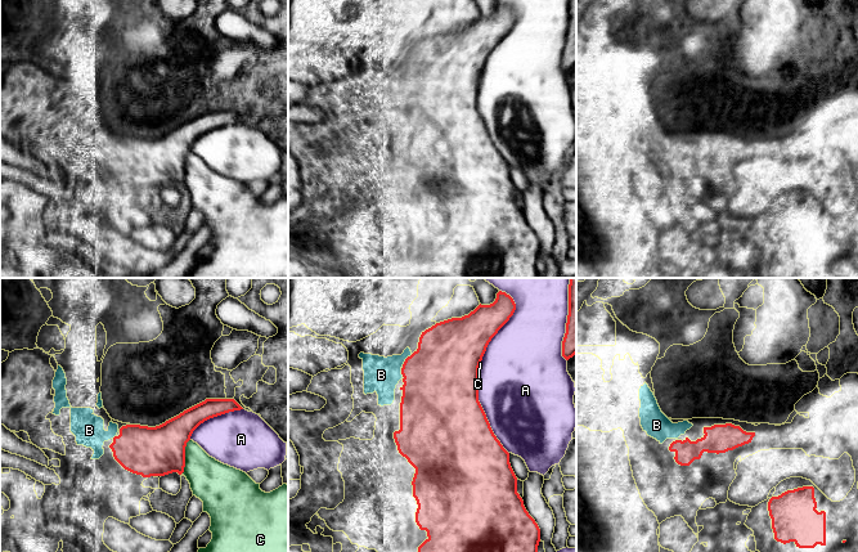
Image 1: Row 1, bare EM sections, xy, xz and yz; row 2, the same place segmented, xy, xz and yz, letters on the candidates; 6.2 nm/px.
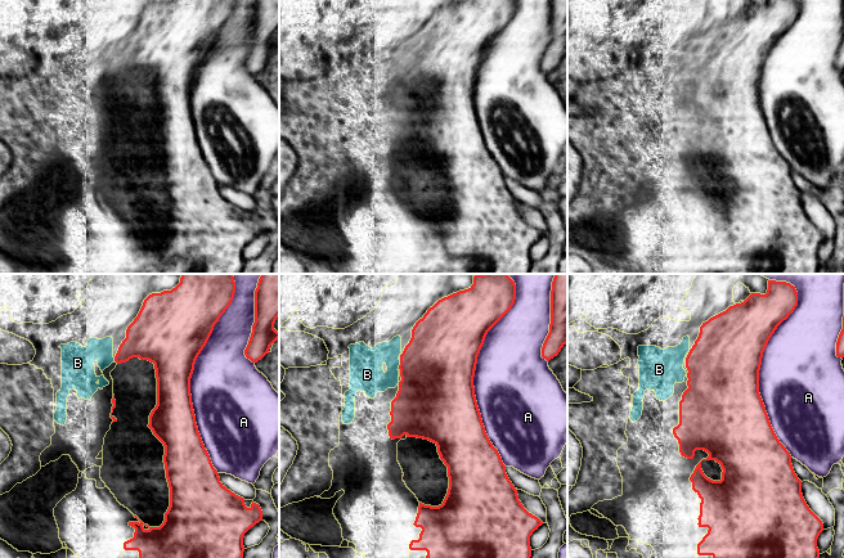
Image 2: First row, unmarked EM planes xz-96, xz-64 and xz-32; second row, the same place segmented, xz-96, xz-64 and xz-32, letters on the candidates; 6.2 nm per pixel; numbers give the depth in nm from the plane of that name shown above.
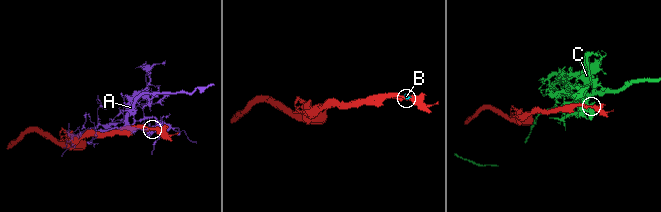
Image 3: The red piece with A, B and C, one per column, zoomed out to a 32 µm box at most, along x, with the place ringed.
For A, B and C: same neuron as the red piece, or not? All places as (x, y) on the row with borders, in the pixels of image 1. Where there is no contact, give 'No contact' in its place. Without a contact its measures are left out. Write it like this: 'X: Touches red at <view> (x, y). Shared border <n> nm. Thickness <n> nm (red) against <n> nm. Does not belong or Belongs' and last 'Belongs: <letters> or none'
A: Touches red at xz (484, 412). Shared border 550 nm. Thickness 500 nm (red) against 500 nm. Does not belong
B: Touches red at xz (405, 359). Shared border 100 nm. Thickness 460 nm (red) against 220 nm. Belongs
C: Touches red at xy (184, 456). Shared border 220 nm. Thickness 300 nm (red) against 280 nm. Does not belong
Belongs: B

